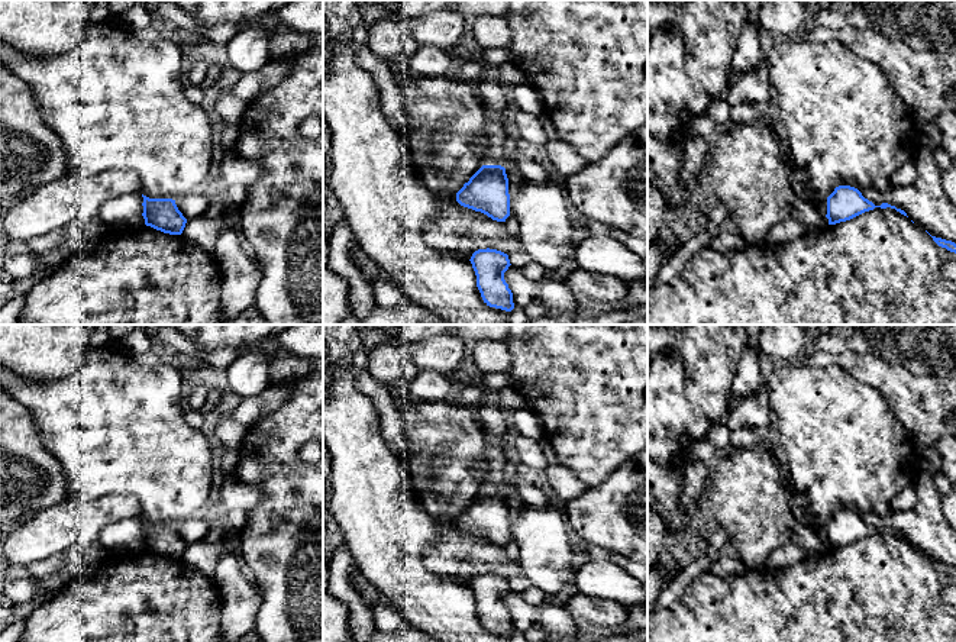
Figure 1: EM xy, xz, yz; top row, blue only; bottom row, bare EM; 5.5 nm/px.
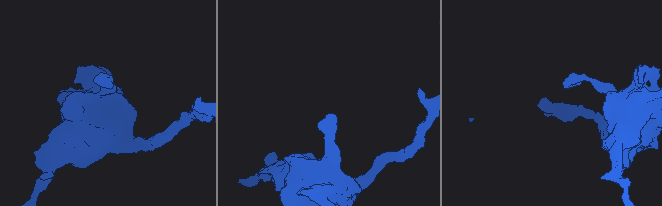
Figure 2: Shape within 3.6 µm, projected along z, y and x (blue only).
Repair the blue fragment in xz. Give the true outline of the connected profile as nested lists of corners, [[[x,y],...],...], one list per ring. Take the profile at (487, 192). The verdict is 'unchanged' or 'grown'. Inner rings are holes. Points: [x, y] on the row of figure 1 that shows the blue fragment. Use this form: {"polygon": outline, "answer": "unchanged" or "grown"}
{"polygon": [[[482,165],[456,193],[456,201],[497,222],[510,216],[508,178],[501,165]]], "answer": "unchanged"}

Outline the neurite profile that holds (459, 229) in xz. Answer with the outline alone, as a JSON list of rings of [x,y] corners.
[[[437,194],[440,214],[424,226],[427,245],[437,251],[453,251],[471,259],[478,249],[497,249],[507,255],[521,249],[519,235],[508,233],[504,222],[464,207],[455,194]]]

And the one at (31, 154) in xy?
[[[0,62],[0,200],[23,199],[68,168],[65,146],[43,120],[32,90]]]

